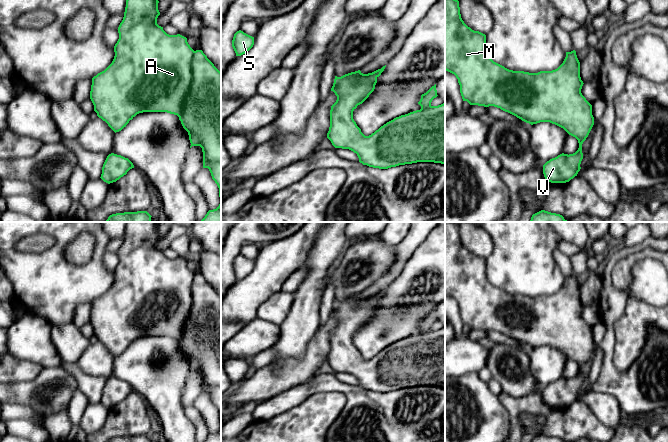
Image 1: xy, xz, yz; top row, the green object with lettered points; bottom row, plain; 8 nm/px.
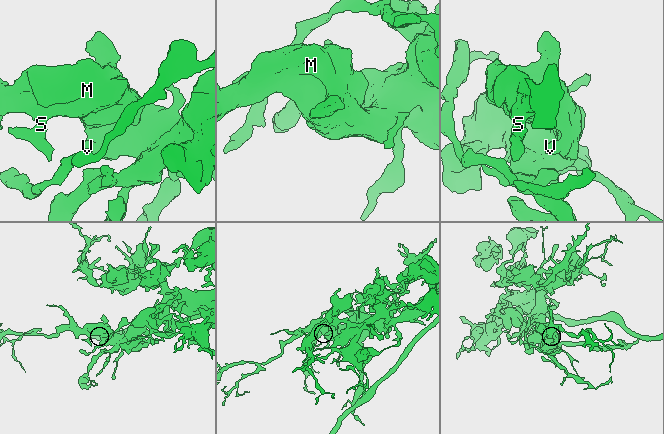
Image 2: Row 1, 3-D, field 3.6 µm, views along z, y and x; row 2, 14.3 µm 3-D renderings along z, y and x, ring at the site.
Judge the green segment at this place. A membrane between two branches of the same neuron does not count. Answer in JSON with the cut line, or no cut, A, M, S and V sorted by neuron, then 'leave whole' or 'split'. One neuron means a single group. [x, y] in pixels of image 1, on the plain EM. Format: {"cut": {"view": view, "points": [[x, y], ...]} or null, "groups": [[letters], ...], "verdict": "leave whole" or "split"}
{"cut": null, "groups": [["A", "M", "S", "V"]], "verdict": "leave whole"}

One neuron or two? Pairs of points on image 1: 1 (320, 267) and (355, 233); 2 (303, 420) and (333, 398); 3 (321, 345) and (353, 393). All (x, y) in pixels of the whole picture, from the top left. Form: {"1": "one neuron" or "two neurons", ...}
{"1": "two neurons", "2": "one neuron", "3": "two neurons"}

